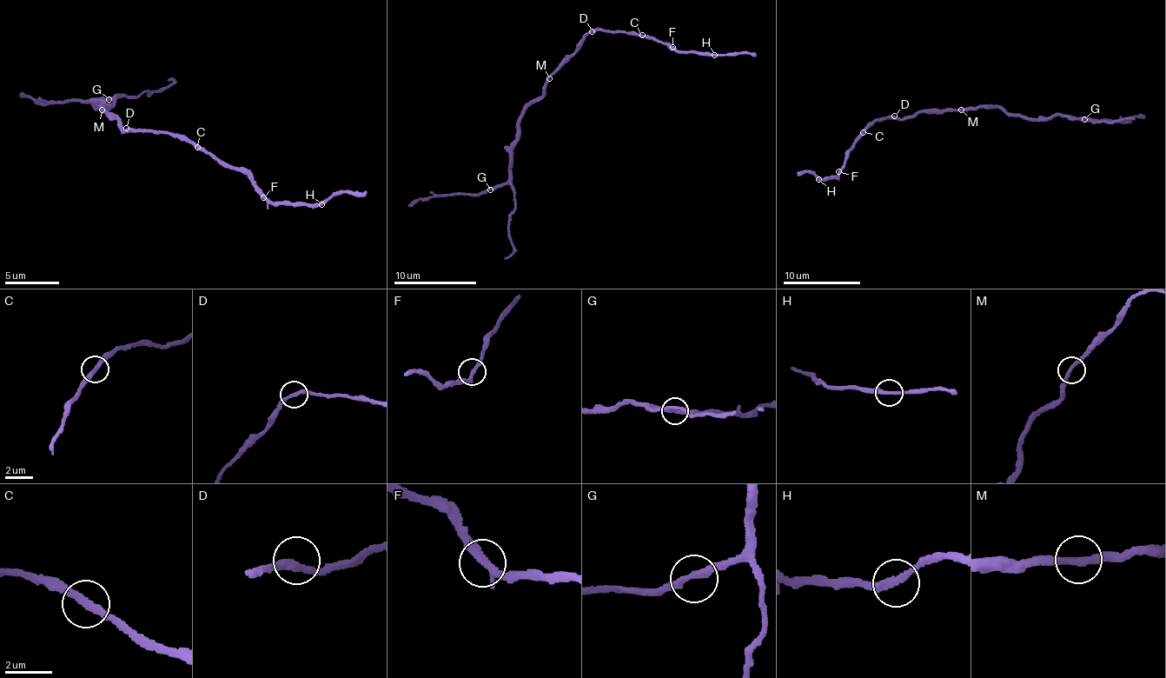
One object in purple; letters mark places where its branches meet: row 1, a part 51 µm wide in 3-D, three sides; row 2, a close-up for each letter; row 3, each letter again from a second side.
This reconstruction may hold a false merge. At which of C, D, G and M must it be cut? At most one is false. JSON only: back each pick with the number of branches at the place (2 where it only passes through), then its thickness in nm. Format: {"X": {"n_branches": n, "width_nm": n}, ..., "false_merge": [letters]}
{"false_merge": []}

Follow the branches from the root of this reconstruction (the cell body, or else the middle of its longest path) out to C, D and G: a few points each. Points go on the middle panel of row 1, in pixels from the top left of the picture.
C: (566, 61), (586, 35), (596, 29), (642, 35)
D: (566, 61), (576, 49), (579, 43), (592, 31)
G: (566, 61), (549, 78), (541, 94), (523, 111), (518, 123), (518, 138), (512, 149), (510, 178), (490, 189)

